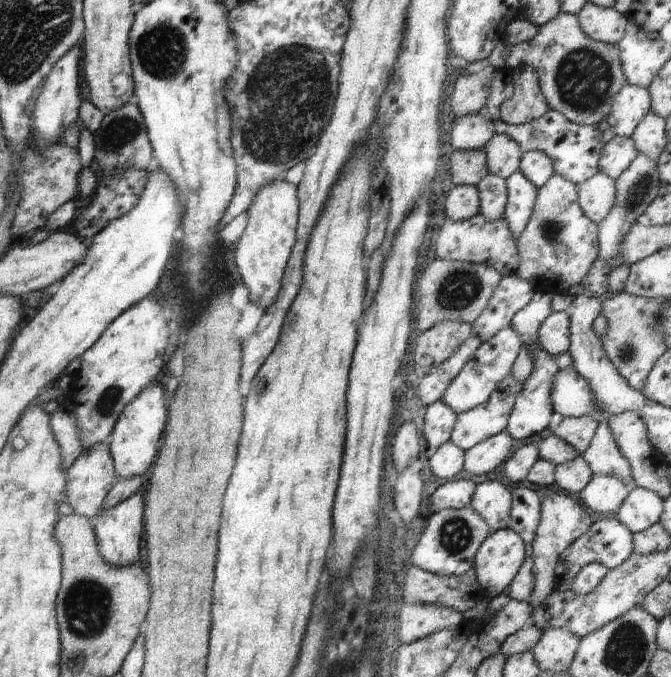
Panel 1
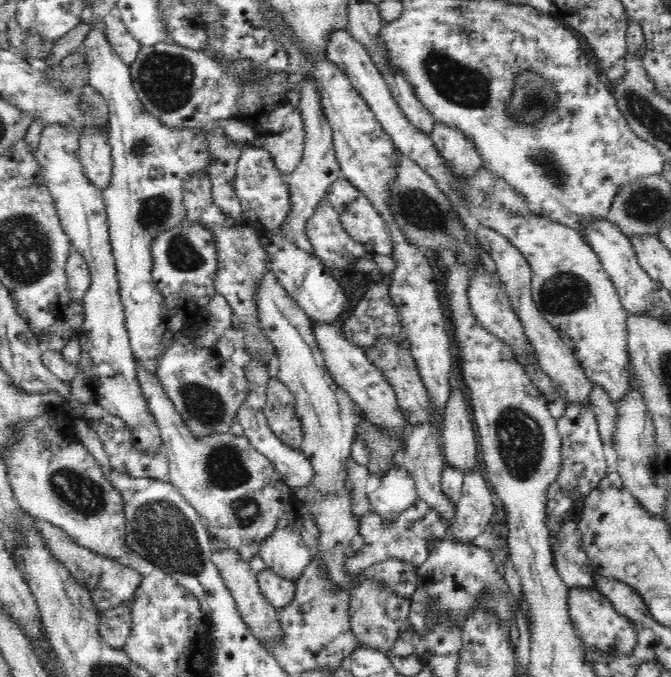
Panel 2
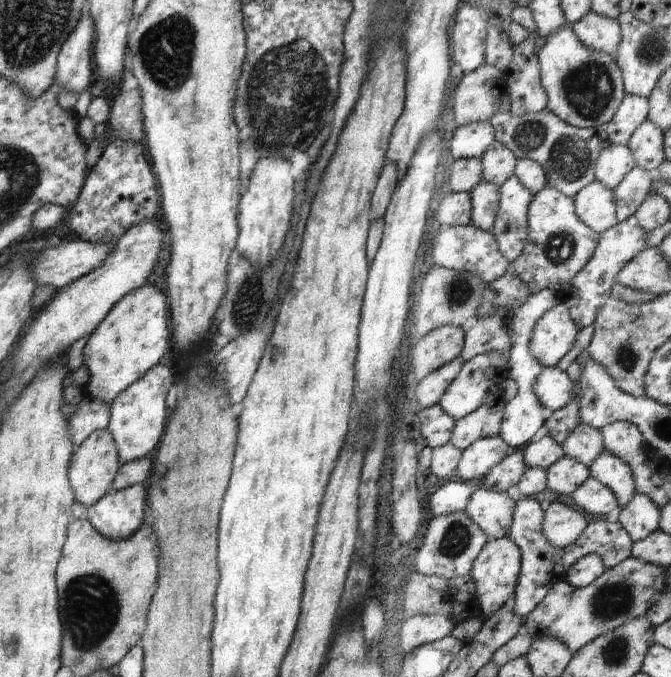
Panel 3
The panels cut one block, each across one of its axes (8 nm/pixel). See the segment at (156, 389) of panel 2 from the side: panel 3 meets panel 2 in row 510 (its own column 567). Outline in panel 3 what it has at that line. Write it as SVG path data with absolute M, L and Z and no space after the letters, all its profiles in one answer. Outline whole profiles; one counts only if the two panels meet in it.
M544 186L530 204L528 215L528 238L524 252L511 263L511 271L516 273L529 293L543 289L567 287L570 280L580 273L596 251L600 234L586 226L576 215L574 196L562 194L552 186Z

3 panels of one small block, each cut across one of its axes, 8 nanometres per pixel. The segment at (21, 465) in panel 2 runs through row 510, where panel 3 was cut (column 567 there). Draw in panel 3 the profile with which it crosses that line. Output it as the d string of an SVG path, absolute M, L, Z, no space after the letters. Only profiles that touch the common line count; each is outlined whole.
M568 22L546 36L544 41L536 56L542 88L547 95L547 108L562 122L580 129L601 128L610 122L626 94L616 60L610 54L589 50L576 38L572 24Z

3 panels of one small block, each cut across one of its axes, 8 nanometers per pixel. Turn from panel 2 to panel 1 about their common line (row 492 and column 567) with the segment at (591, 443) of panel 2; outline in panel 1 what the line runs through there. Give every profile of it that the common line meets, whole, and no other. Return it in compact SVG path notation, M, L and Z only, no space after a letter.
M617 518L601 519L593 522L590 528L578 537L559 556L559 574L556 589L572 589L571 584L578 571L587 564L600 563L613 569L626 562L633 553L633 534Z

